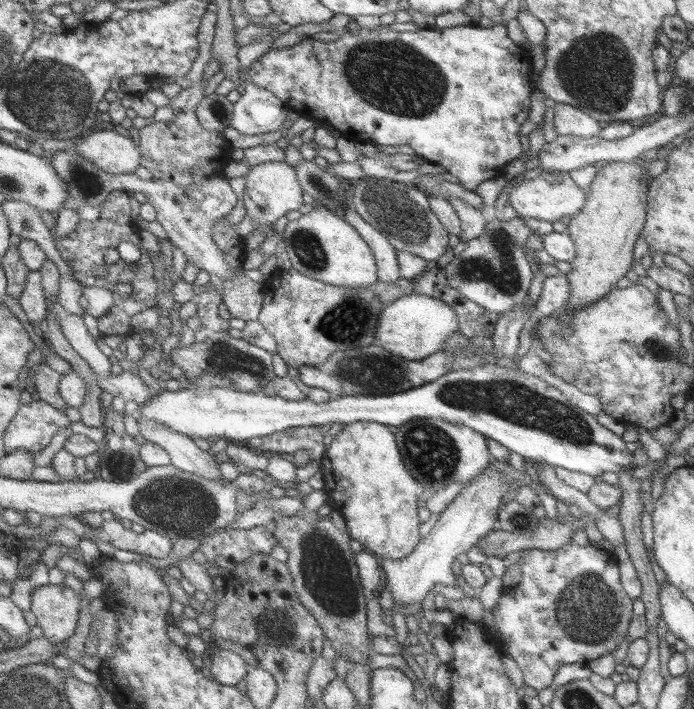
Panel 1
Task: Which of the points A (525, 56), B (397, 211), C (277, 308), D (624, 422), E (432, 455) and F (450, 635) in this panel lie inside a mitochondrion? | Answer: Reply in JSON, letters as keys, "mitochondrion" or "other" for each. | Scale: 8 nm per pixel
{"A":"other","B":"mitochondrion","C":"other","D":"other","E":"mitochondrion","F":"other"}

